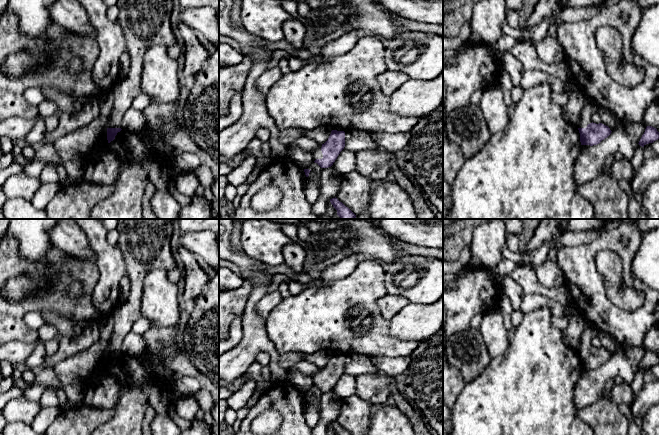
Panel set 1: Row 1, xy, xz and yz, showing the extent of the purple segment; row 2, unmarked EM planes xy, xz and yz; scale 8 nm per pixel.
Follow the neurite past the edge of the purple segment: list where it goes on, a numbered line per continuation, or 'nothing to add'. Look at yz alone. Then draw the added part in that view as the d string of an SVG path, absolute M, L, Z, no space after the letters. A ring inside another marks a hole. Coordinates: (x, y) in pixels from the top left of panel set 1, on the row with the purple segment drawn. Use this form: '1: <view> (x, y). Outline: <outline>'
1: yz (589, 107). Outline: M584 97L584 105L577 124L578 128L586 128L588 124L592 123L591 117L594 112L598 111L598 105L593 100Z

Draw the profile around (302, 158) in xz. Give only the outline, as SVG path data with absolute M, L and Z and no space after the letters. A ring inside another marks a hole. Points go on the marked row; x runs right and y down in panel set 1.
M295 147L291 159L301 168L308 169L313 162L312 152Z

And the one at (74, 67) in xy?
M74 56L67 65L68 72L72 76L78 76L81 73L82 61L78 56Z

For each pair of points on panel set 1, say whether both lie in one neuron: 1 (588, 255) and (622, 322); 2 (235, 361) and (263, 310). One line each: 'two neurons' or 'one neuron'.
1: one neuron
2: two neurons

